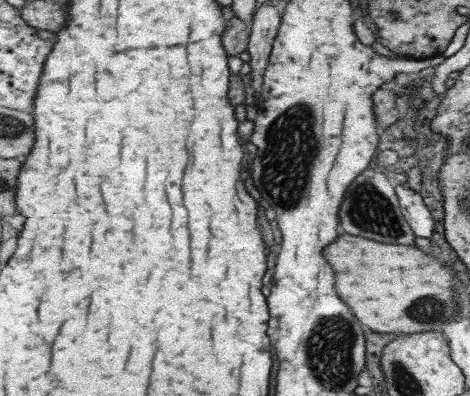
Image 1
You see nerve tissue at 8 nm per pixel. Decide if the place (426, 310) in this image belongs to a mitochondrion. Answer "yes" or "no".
yes

